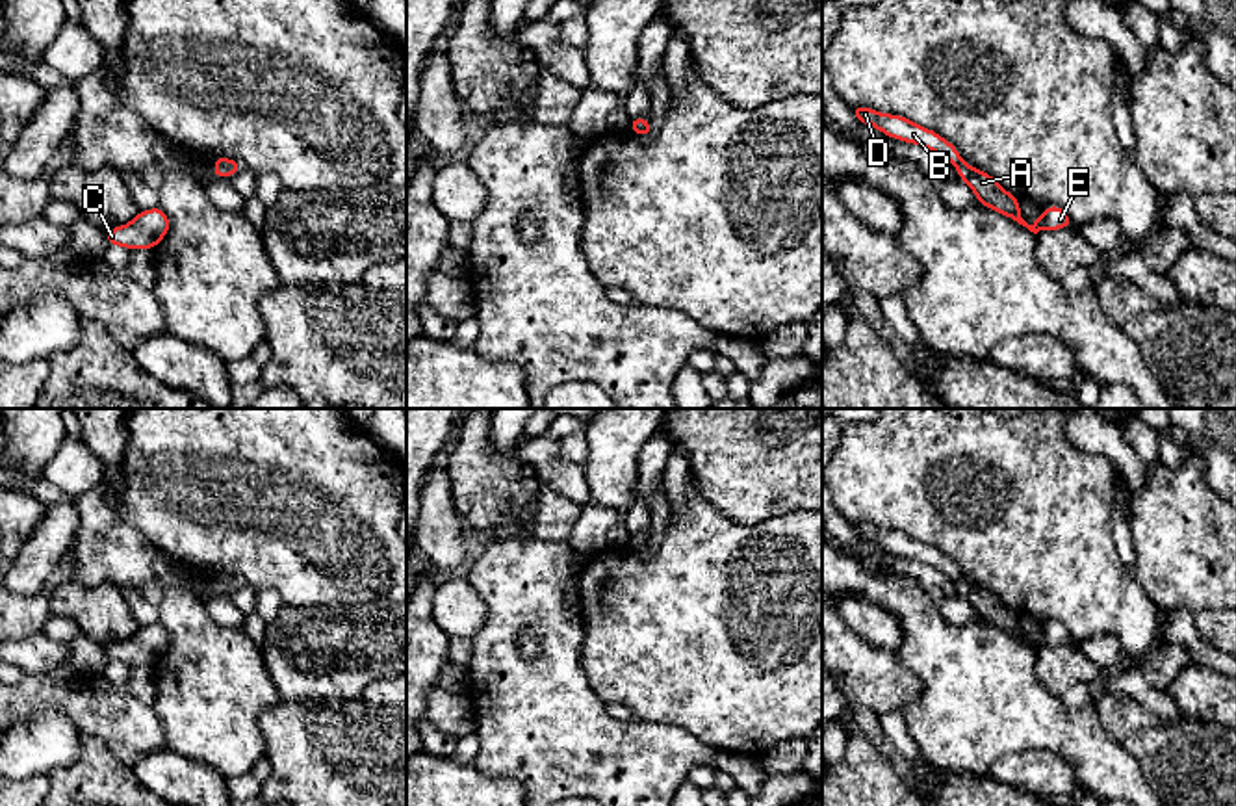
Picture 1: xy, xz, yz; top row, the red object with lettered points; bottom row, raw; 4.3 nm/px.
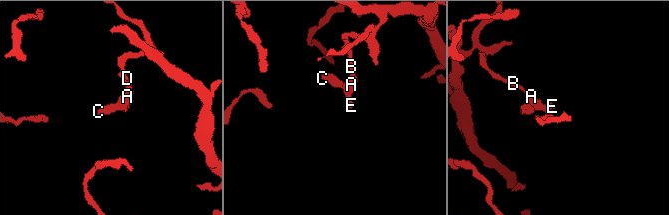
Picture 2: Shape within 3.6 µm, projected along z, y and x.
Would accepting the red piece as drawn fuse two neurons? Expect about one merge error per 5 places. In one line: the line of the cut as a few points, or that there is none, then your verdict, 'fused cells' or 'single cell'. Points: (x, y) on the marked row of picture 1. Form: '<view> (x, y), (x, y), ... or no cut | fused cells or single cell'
yz (962, 160), (956, 166) | fused cells

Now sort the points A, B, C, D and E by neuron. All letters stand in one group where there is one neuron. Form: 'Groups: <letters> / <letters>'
Groups: A C E / B D

